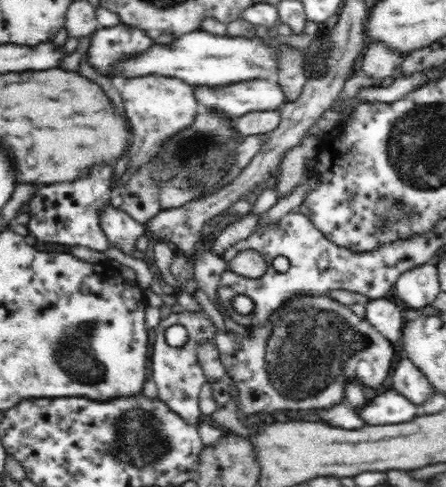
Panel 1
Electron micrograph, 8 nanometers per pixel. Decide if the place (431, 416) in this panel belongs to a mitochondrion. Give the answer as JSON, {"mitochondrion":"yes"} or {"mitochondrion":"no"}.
{"mitochondrion":"no"}

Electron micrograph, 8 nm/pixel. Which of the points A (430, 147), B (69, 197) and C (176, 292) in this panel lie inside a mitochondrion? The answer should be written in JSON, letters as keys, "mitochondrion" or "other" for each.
{"A":"mitochondrion","B":"other","C":"other"}

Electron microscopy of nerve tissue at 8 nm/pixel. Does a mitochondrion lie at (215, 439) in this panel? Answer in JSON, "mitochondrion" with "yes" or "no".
{"mitochondrion":"no"}

